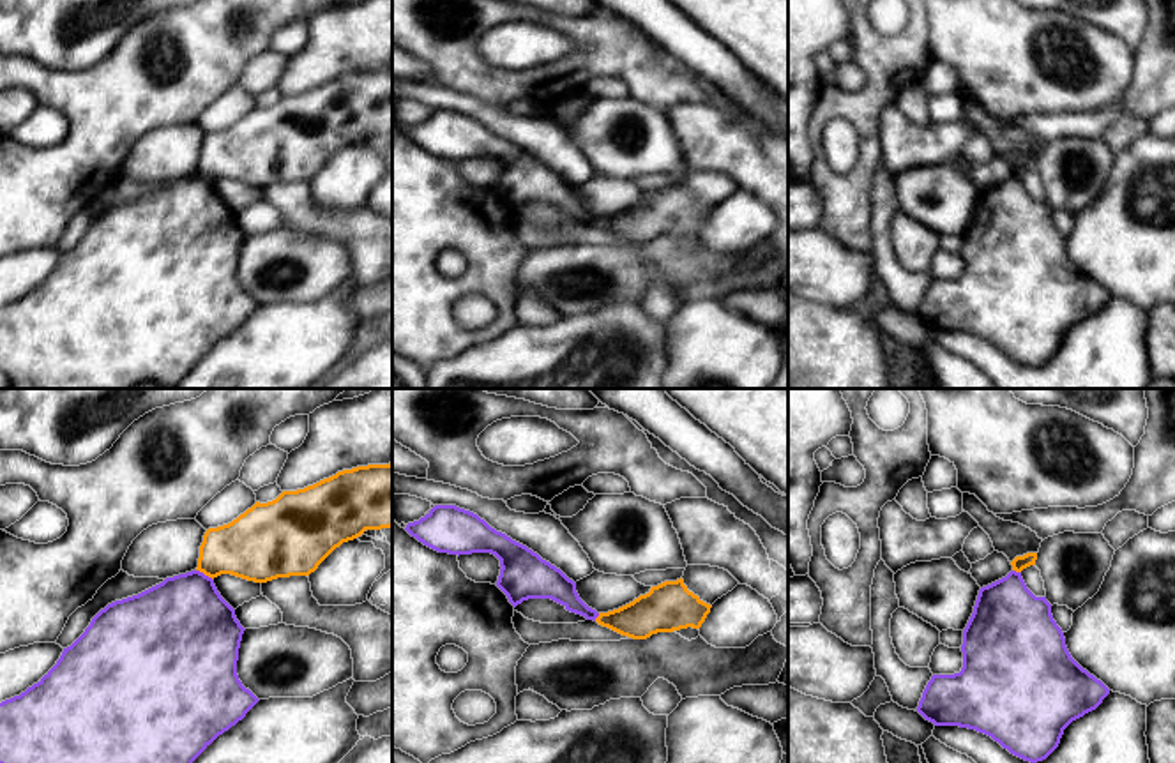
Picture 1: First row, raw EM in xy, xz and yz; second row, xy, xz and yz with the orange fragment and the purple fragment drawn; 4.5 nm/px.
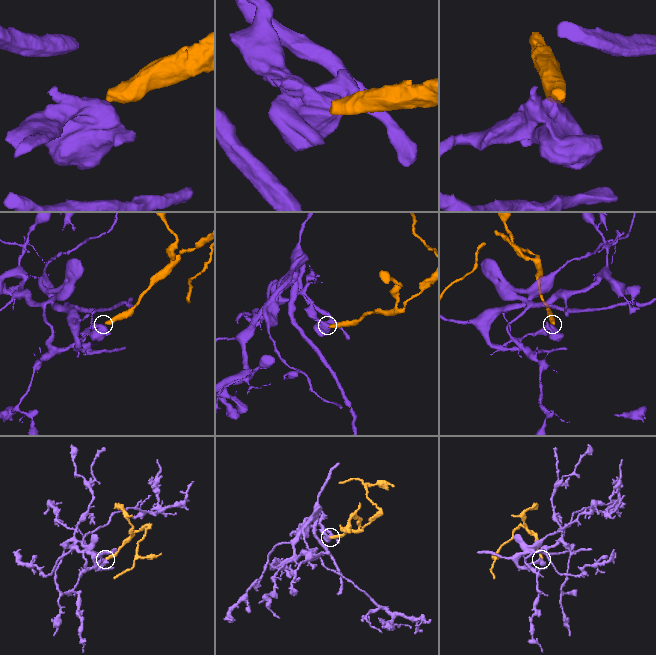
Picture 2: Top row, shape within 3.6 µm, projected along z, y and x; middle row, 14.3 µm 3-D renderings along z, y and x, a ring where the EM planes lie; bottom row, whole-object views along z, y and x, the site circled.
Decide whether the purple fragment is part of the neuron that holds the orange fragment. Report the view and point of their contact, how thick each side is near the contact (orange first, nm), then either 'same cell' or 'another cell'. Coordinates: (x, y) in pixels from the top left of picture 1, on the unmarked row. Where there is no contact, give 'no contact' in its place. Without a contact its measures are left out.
xy (205, 179) | 300/420 nm | another cell

